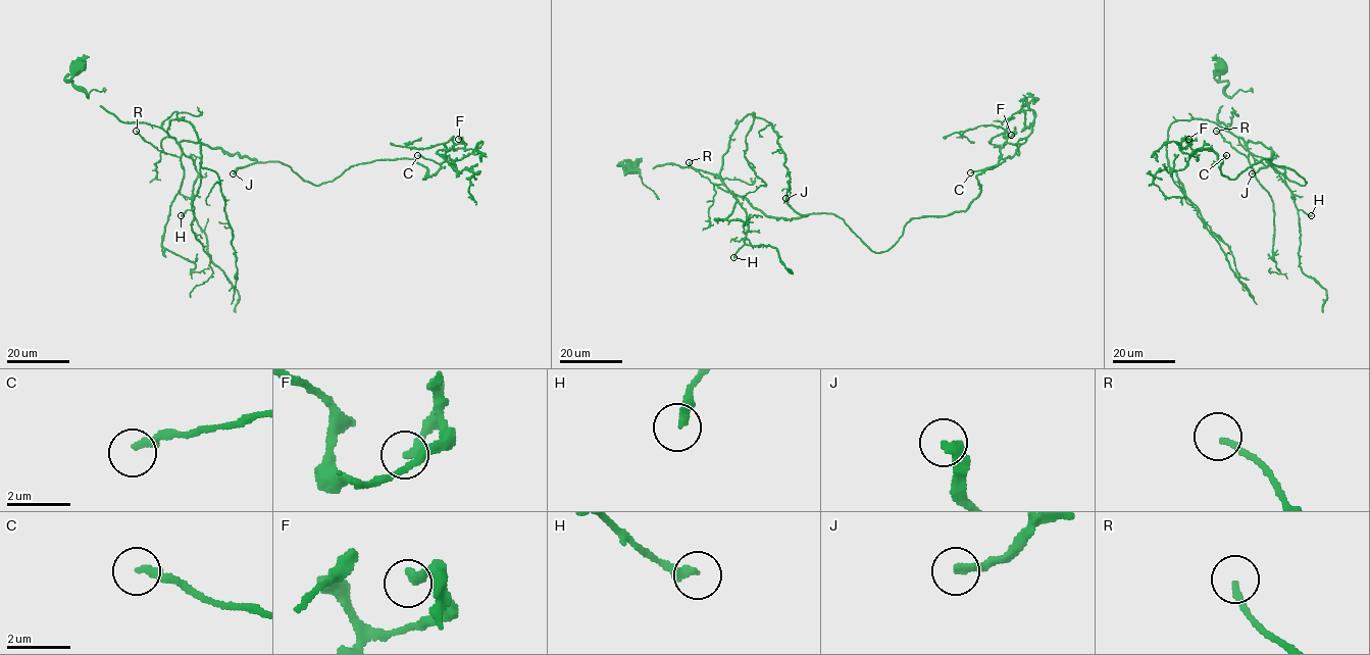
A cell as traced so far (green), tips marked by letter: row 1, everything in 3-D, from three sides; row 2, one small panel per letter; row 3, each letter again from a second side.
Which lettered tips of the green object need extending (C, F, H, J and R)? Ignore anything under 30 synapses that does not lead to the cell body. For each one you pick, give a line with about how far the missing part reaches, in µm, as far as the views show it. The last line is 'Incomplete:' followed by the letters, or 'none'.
J: about 50 µm are missing
Incomplete: J

